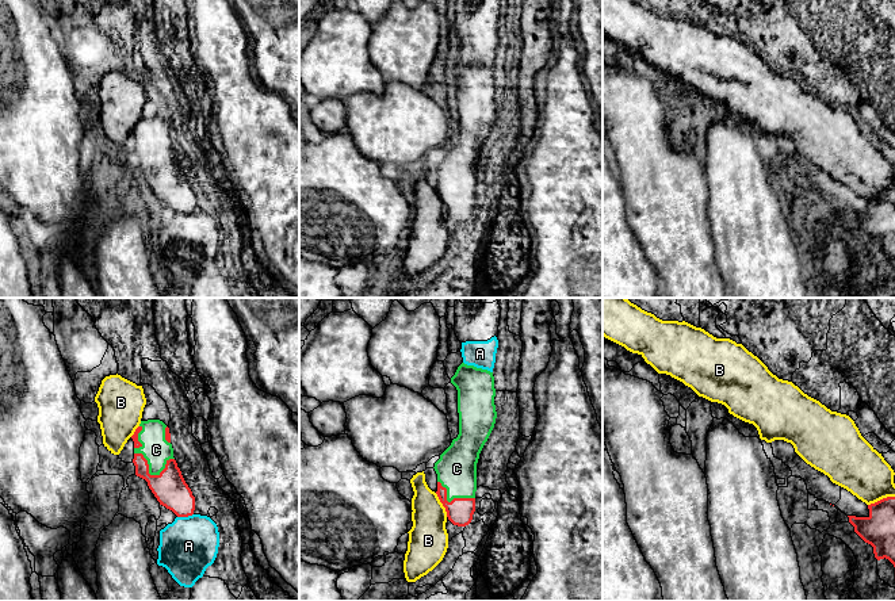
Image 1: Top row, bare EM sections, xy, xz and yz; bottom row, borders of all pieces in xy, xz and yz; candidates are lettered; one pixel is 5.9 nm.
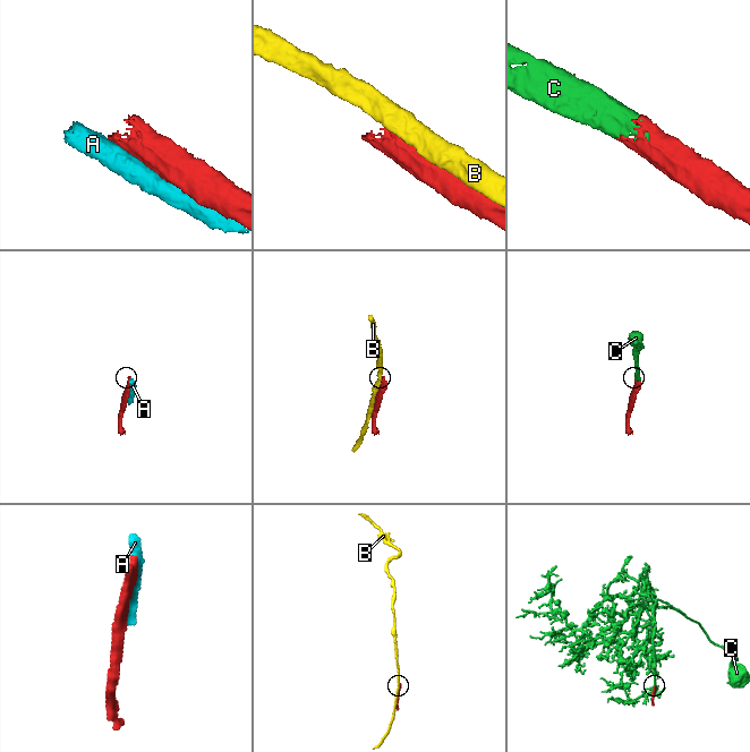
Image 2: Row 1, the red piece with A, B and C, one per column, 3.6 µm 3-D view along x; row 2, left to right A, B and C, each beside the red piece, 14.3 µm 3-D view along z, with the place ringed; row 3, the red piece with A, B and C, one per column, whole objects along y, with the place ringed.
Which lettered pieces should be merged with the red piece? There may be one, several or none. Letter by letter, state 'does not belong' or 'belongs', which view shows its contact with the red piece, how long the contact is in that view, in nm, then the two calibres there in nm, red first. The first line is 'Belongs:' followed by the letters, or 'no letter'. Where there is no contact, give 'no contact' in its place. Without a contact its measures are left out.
Belongs: C
A: does not belong; contact in xy; length 100 nm; calibres 200 and 340 nm
B: does not belong; contact in yz; length 170 nm; calibres 200 and 300 nm
C: belongs; contact in xy; length 240 nm; calibres 200 and 170 nm

